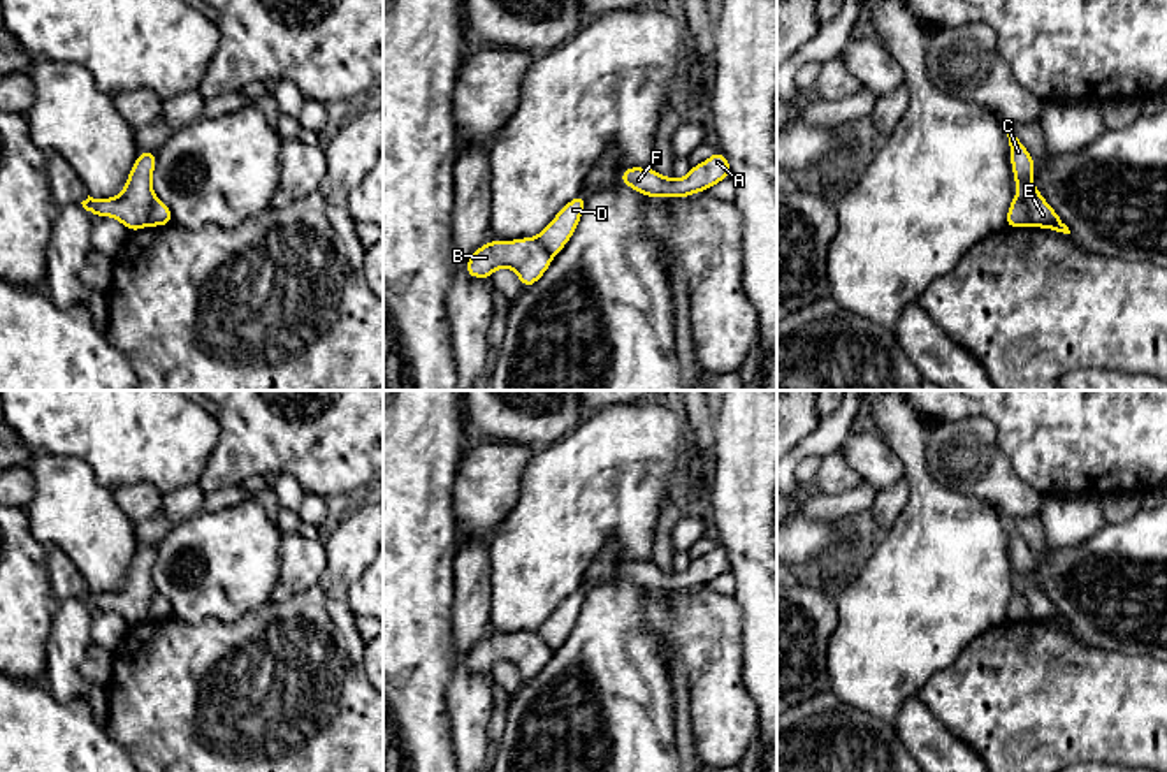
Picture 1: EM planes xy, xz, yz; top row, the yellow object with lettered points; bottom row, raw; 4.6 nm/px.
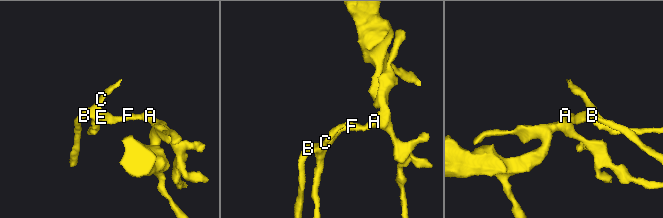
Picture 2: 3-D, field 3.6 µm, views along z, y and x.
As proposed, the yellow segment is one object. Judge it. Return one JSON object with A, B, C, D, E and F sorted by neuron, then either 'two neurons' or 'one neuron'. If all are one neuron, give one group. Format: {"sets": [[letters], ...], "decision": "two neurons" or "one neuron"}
{"sets": [["A", "D", "F"], ["B", "C", "E"]], "decision": "two neurons"}

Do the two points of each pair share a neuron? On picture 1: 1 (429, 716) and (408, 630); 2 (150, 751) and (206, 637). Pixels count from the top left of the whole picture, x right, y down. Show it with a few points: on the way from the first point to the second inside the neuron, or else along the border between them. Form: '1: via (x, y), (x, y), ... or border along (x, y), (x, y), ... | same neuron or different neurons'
1: via (422, 695), (422, 663), (410, 651) | same neuron
2: via (178, 723), (194, 707), (206, 665) | same neuron

